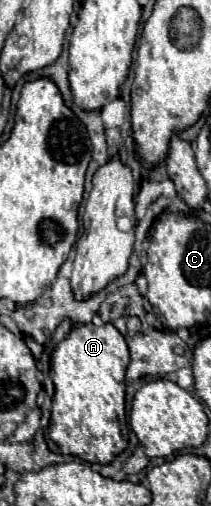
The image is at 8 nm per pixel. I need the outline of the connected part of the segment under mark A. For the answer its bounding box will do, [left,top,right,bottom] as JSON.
[48,324,128,464]

